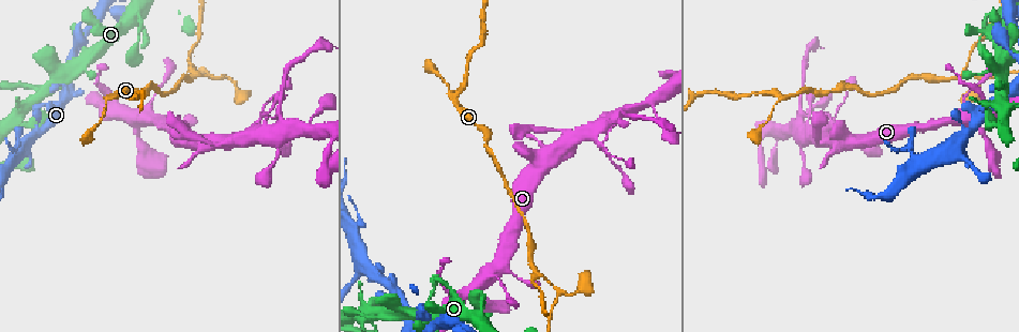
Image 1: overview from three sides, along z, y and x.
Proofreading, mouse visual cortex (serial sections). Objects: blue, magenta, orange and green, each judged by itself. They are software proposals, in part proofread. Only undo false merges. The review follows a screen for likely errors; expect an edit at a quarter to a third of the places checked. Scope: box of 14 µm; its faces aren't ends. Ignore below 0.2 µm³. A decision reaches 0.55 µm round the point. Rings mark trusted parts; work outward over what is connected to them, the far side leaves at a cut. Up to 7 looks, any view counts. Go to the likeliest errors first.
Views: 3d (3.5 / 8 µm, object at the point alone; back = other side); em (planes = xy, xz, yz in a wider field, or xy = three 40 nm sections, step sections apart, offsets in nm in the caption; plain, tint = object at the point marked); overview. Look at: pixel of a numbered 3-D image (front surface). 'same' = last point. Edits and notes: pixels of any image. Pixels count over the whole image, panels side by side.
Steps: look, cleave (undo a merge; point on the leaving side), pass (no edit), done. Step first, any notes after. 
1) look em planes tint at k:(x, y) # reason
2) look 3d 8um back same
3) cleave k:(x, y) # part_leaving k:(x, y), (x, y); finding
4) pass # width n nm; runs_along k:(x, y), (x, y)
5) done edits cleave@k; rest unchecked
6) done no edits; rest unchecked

look 3d 3.5um at 1:(197, 73) # three arms meet

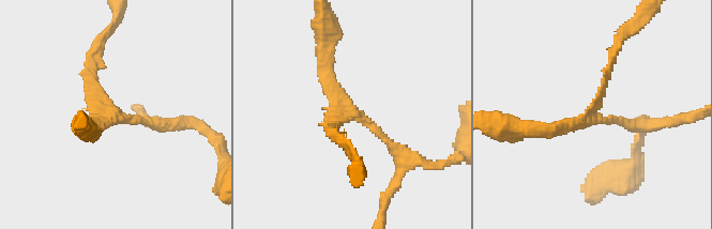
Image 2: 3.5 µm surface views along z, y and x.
look em xy step 2 tint at 2:(590, 115) # arms 3; arm_widths 150, 150, 200 nm

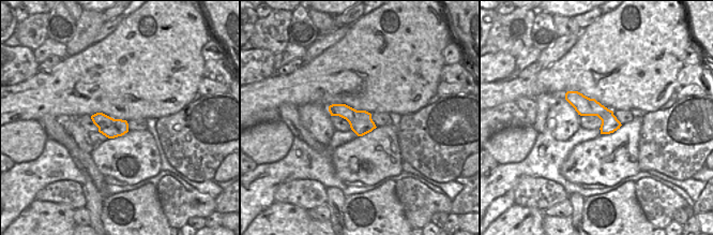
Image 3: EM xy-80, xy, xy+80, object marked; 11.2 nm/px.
pass # continuous, no second cell

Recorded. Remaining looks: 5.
look 3d 3.5um at 1:(569, 133) # side arm on a straight run

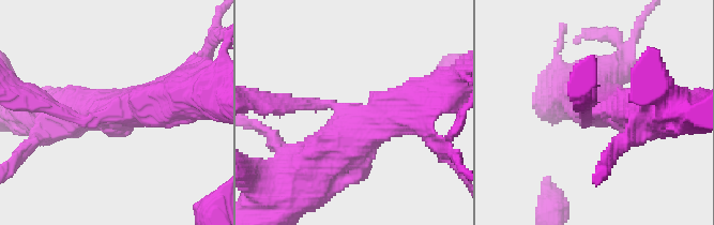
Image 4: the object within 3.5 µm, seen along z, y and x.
look em xy step 1 tint at 4:(108, 108) # arms 3; arm_widths 200, 600, 600 nm

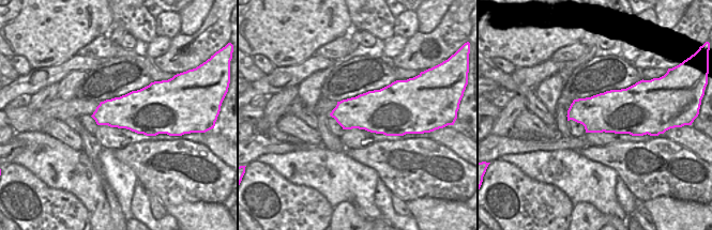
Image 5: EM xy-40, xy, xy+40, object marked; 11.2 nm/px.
pass # runs_along 4:(324, 164), (364, 131), (331, 103), (285, 103); continuous, no second cell

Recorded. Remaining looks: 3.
look 3d 3.5um at 1:(281, 132) # sudden change in width

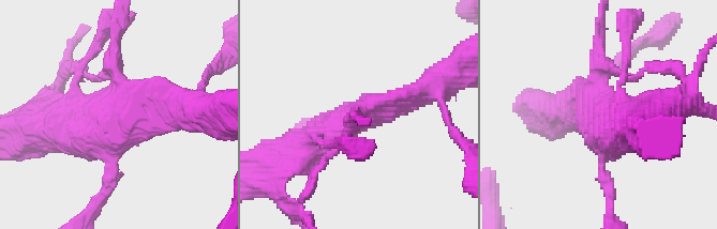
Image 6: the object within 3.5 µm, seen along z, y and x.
look em xy step 3 tint at 6:(120, 116) # need the tissue

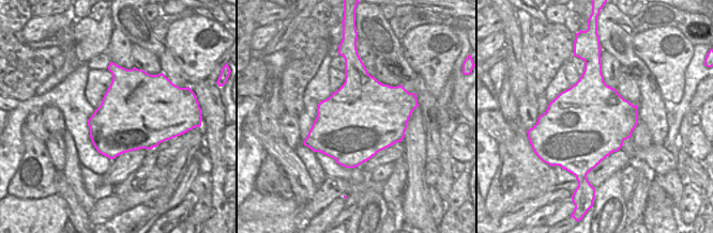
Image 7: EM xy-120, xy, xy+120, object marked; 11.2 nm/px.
pass # width 850 nm; runs_along 6:(301, 149), (427, 89); continuous, no second cell

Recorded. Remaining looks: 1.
done no edits; rest unchecked

